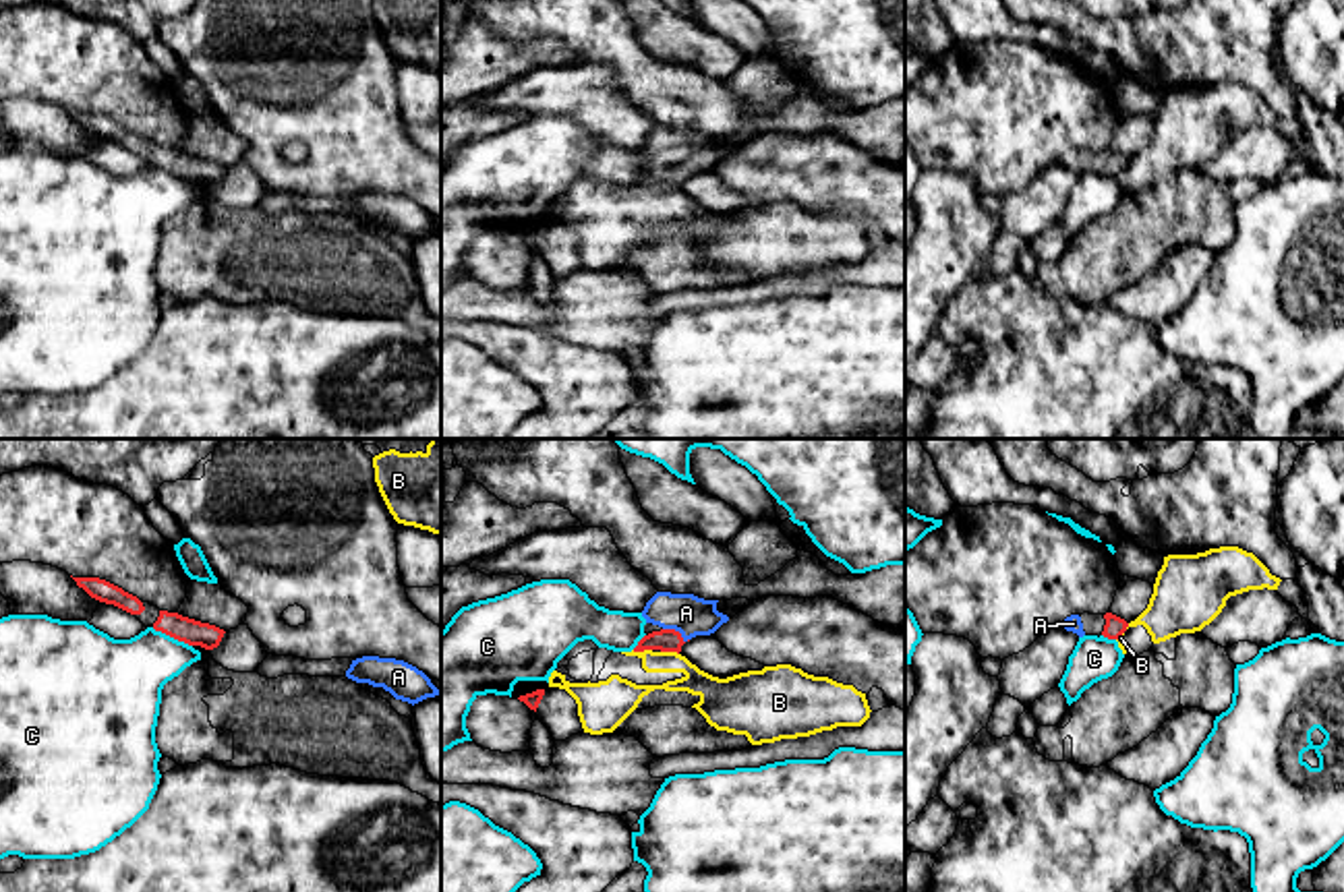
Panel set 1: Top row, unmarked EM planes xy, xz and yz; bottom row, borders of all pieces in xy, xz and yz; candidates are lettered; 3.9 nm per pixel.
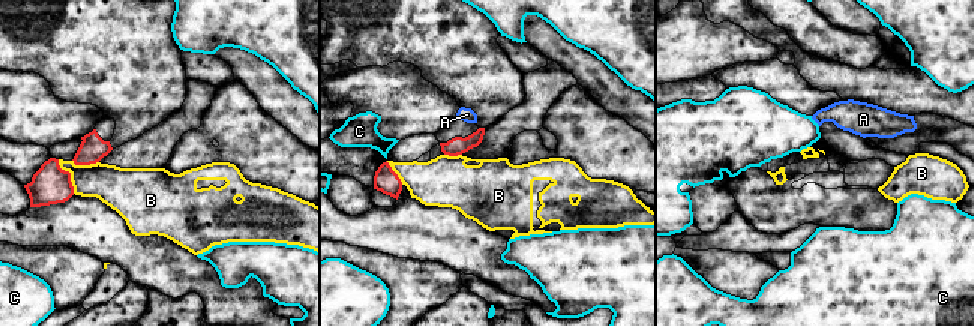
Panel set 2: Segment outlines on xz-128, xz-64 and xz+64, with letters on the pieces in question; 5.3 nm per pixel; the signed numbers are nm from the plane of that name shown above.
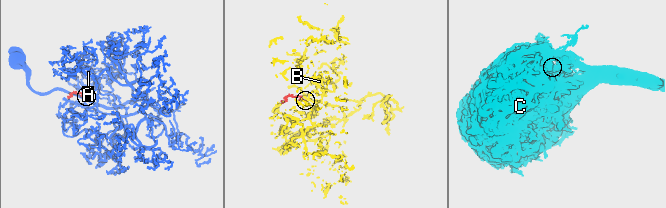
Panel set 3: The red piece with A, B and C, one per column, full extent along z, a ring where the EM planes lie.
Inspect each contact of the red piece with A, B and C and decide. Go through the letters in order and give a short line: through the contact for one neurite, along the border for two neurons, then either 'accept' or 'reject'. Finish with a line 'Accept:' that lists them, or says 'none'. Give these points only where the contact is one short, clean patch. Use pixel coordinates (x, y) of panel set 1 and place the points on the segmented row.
A: line xz (667, 640), (674, 630), (686, 613); accept
B: line xz (651, 648), (632, 650); reject
C: reject
Accept: A

